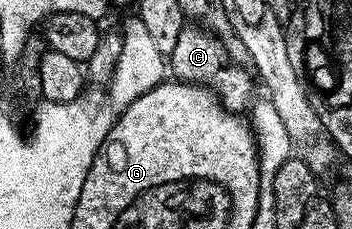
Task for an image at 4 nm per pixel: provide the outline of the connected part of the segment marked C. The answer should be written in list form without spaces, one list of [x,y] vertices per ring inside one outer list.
[[[195,23],[185,24],[178,35],[178,43],[174,43],[174,51],[170,55],[171,76],[188,85],[202,85],[211,89],[228,112],[240,115],[249,108],[254,99],[252,94],[254,77],[242,66],[235,65],[232,61],[224,62],[224,53],[226,54],[225,42],[216,34],[209,33],[207,29]]]

